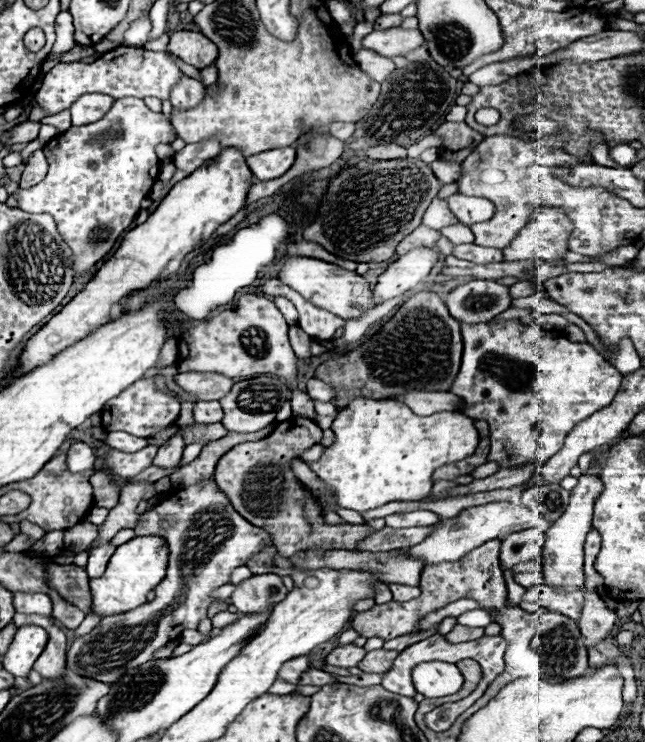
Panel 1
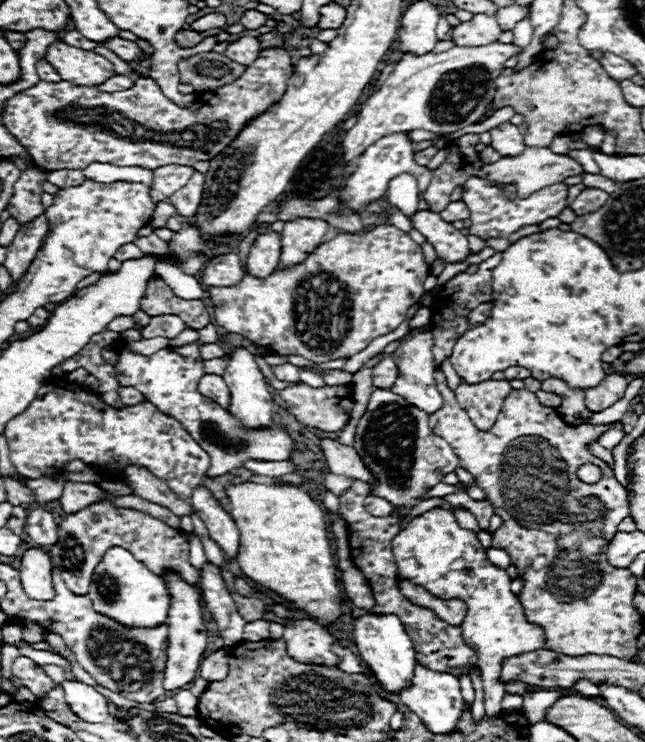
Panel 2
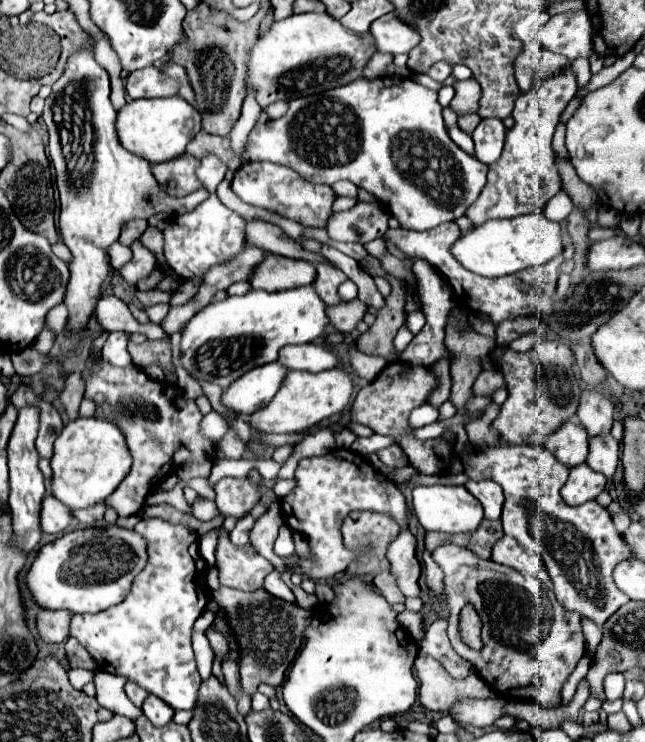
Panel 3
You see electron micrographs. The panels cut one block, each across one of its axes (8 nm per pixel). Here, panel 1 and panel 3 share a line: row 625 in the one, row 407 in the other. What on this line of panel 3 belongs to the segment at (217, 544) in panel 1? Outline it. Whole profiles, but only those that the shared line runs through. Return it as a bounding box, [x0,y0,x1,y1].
[84,362,216,516]

